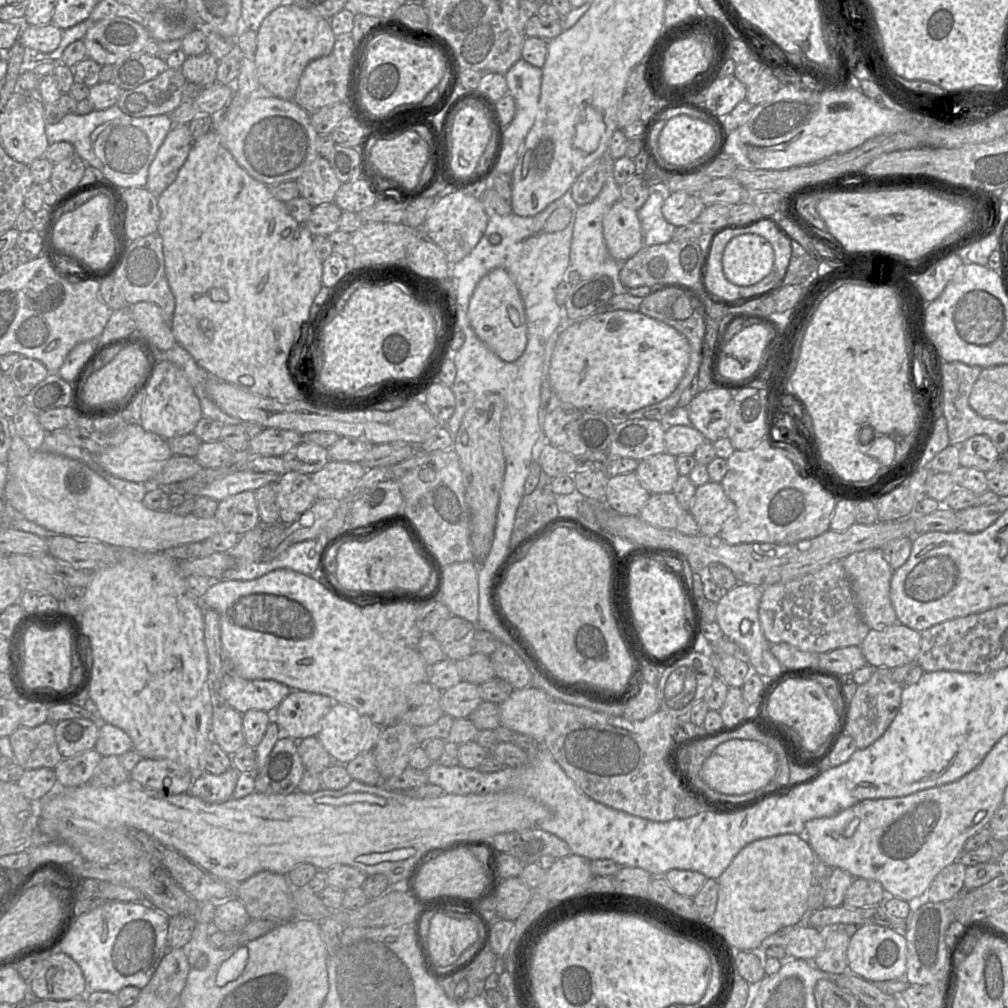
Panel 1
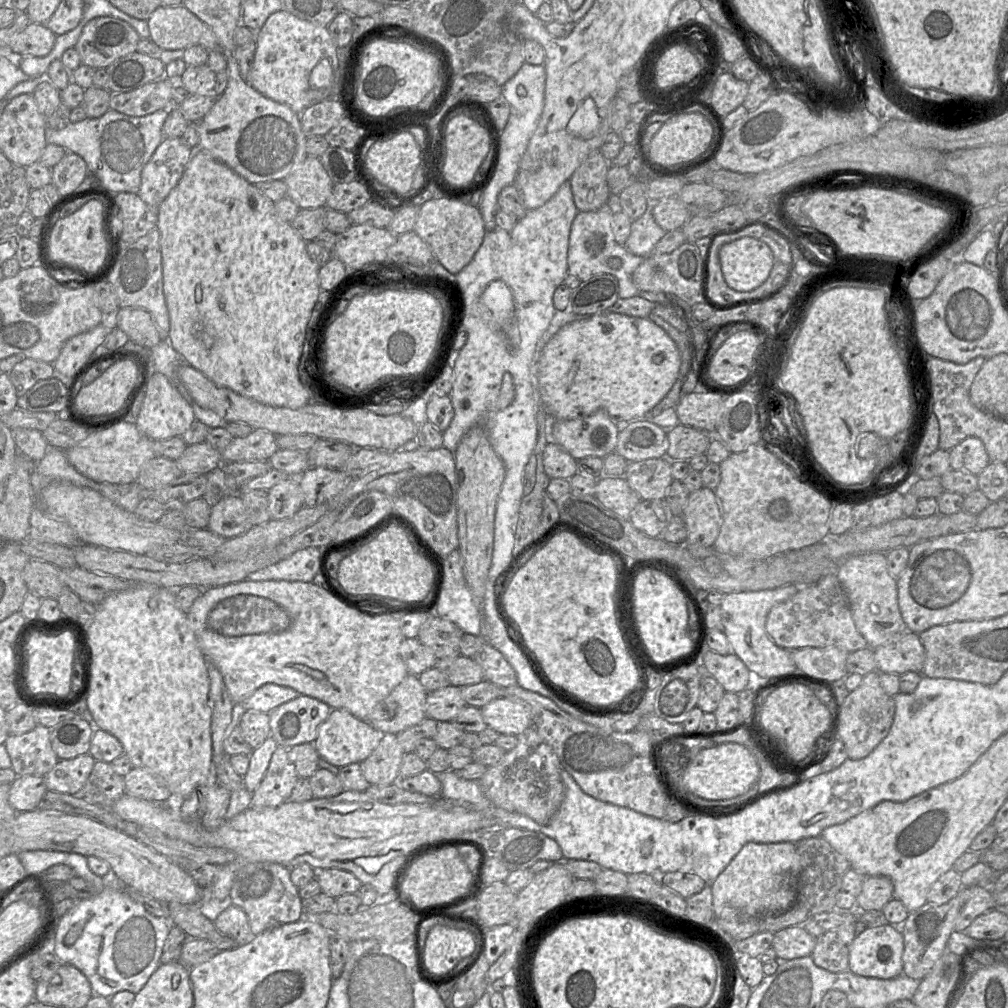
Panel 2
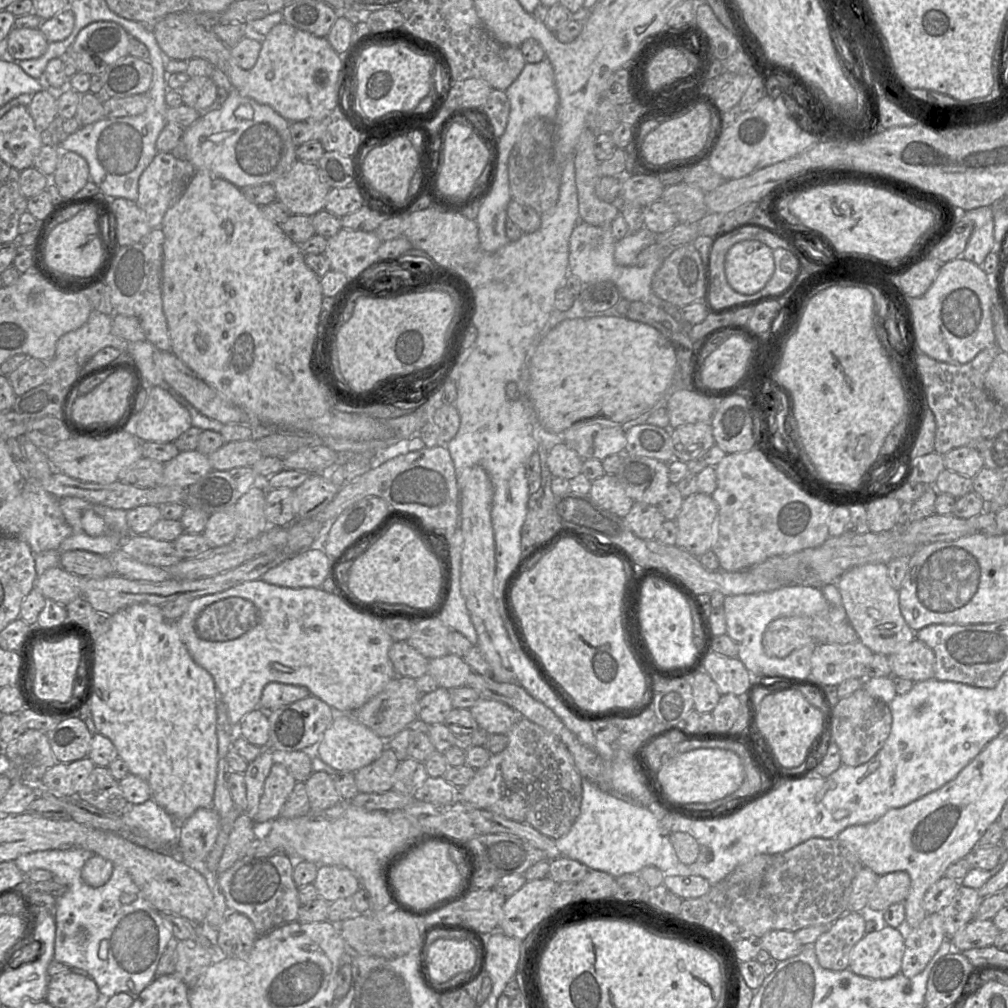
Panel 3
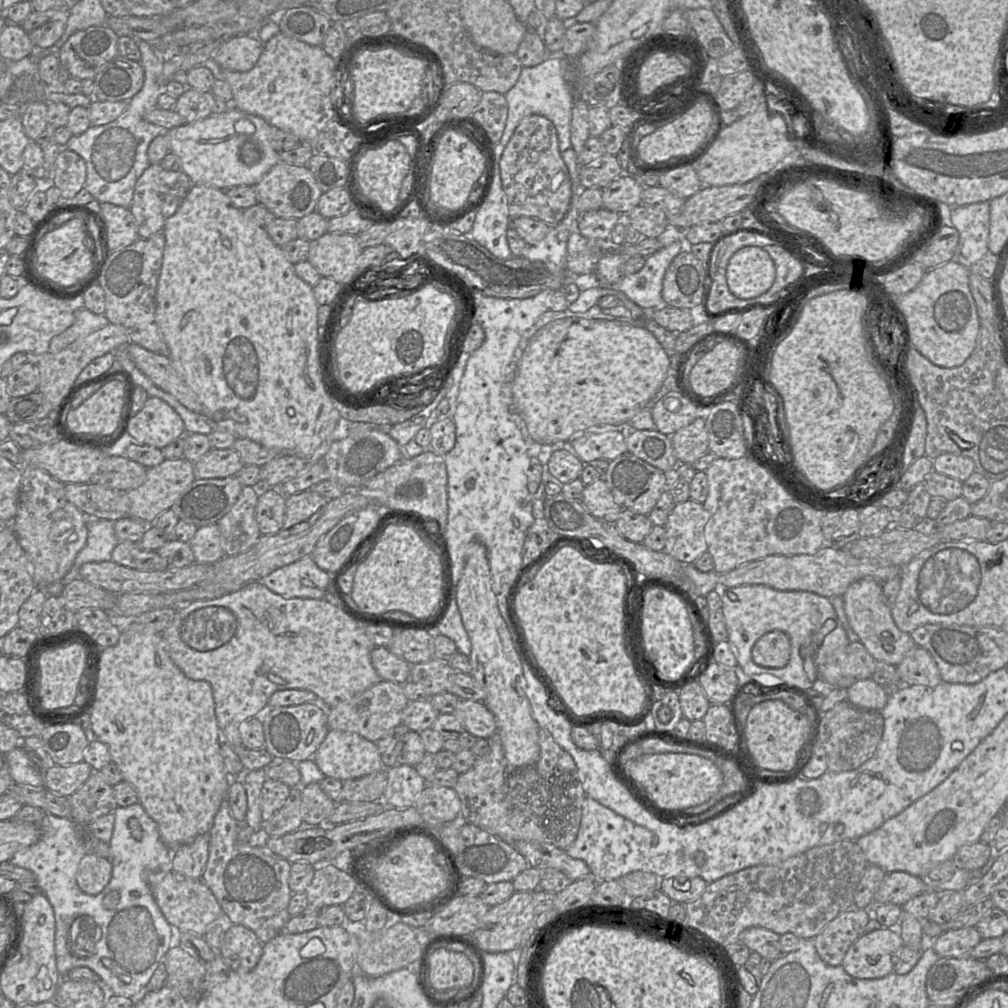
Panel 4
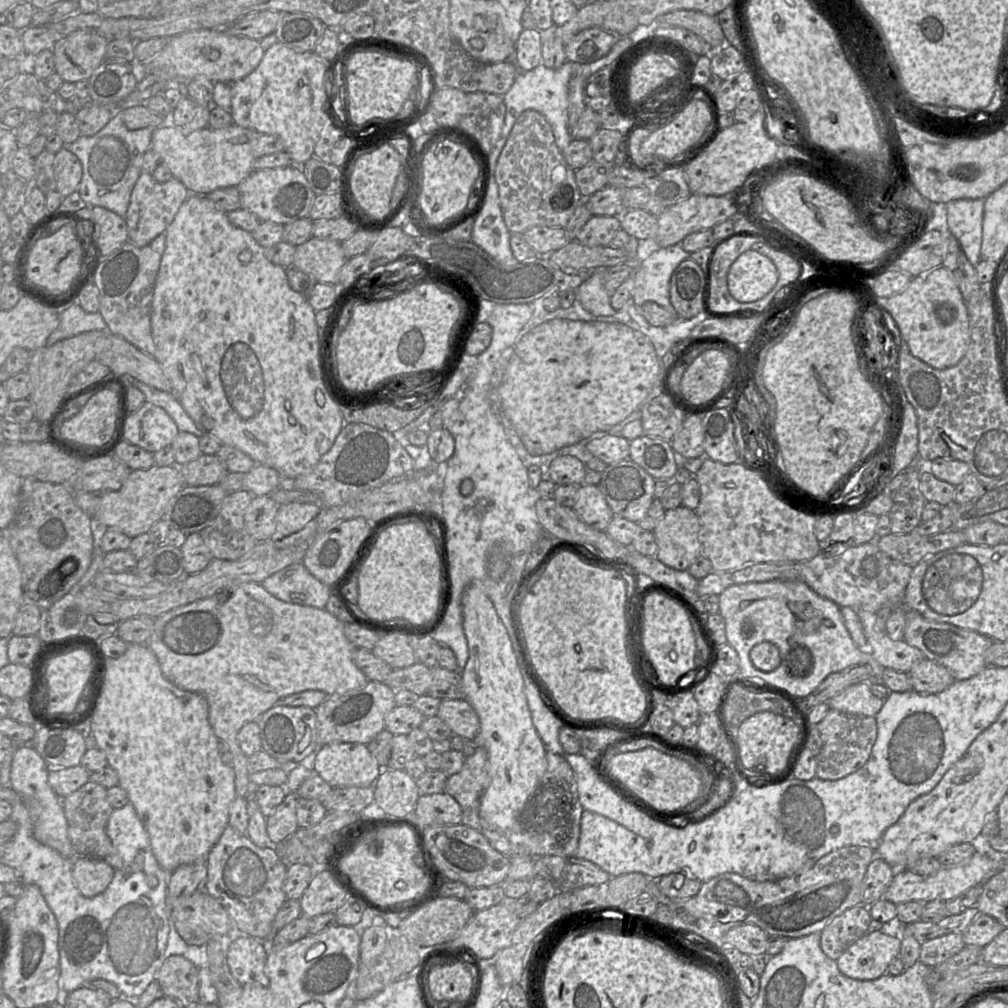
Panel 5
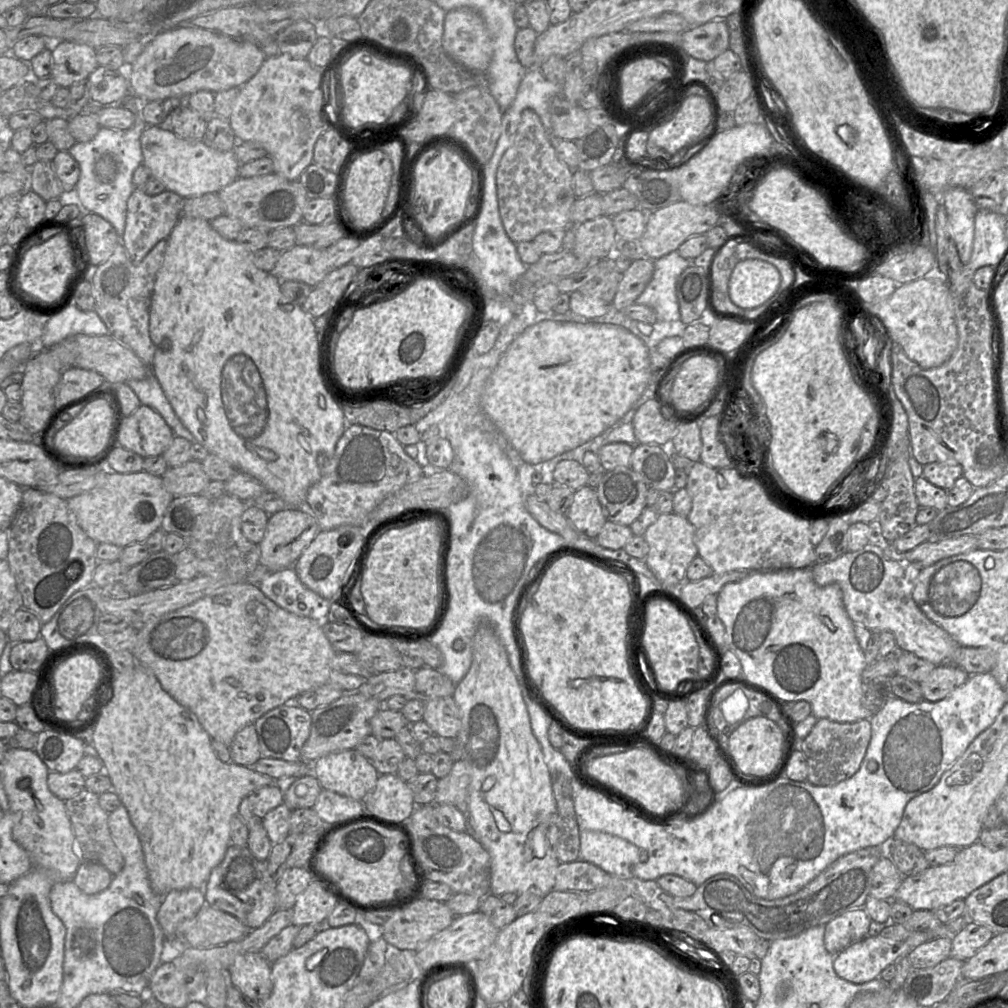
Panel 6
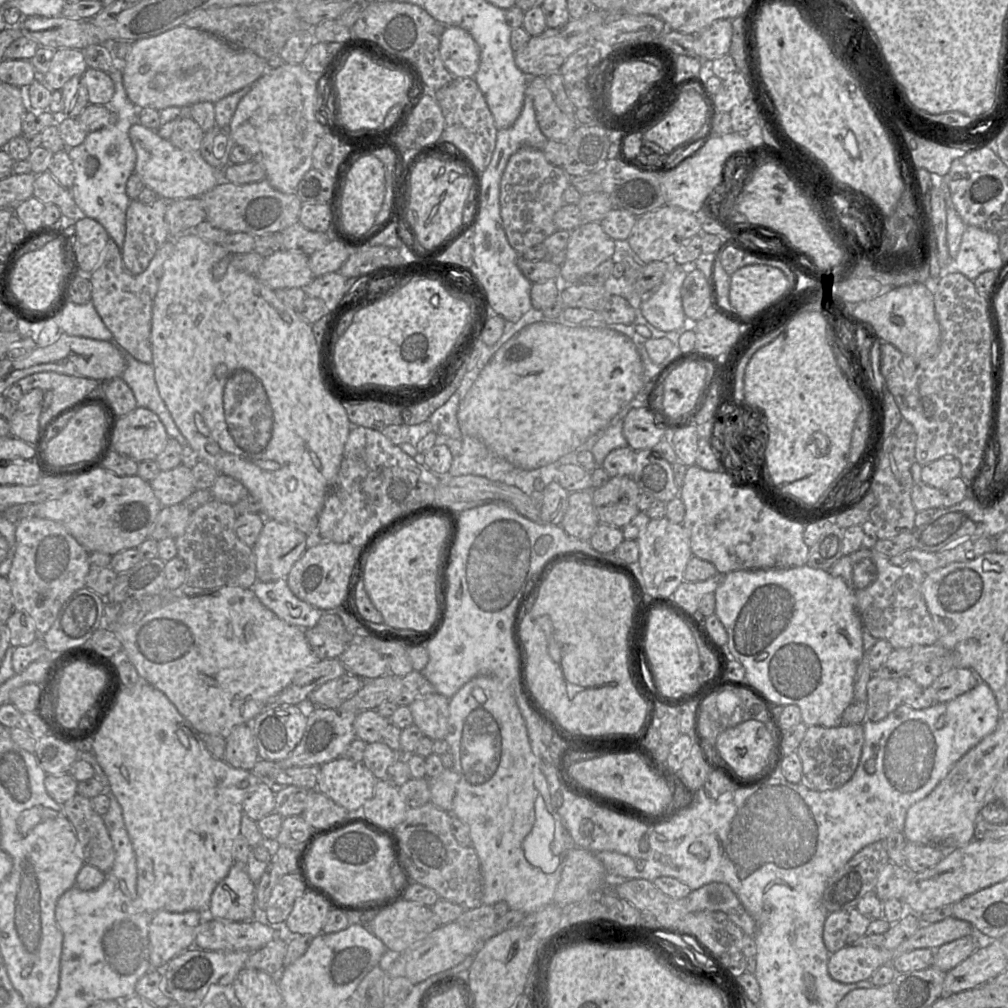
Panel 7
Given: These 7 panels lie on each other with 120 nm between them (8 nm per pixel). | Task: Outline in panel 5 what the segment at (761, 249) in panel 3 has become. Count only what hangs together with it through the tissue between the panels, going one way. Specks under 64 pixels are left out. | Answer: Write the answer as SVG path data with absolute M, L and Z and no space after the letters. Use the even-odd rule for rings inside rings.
M754 250L742 253L730 266L727 285L740 303L755 302L767 295L778 282L778 270L766 256Z

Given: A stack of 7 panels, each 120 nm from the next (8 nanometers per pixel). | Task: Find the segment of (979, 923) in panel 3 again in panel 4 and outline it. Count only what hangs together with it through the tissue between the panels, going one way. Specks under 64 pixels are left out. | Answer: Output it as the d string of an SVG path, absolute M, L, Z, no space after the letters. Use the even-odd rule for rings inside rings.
M975 926L953 929L929 941L939 957L970 957L970 951L982 940Z

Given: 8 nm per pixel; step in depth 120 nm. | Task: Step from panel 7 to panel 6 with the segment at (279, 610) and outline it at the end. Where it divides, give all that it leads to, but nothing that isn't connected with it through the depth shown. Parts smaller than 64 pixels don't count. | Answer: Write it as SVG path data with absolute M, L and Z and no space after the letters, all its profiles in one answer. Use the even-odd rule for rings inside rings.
M293 567L269 573L258 586L287 611L316 621L326 620L332 601L305 586Z

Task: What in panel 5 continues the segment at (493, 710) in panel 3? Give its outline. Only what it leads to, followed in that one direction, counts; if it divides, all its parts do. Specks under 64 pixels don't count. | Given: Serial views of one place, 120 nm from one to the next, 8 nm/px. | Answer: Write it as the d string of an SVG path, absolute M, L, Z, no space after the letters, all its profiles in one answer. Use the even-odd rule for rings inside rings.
M442 699L437 716L467 739L474 739L480 730L478 714L466 699Z

